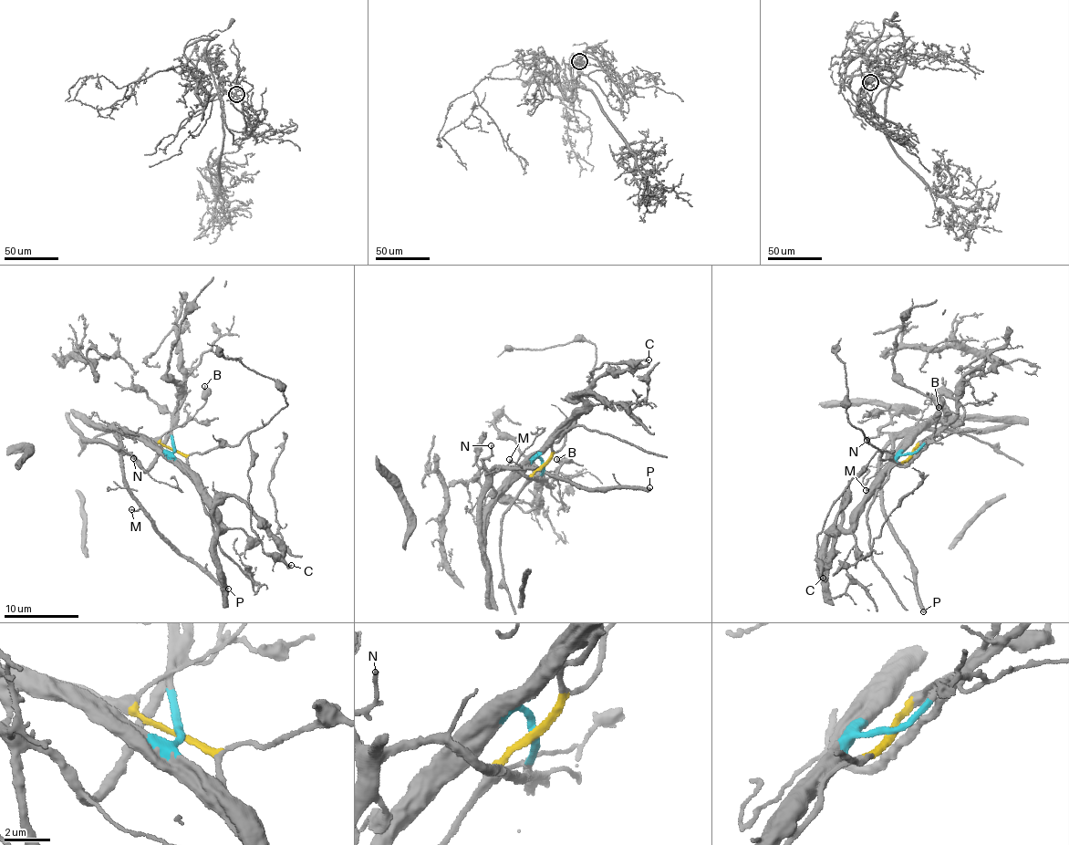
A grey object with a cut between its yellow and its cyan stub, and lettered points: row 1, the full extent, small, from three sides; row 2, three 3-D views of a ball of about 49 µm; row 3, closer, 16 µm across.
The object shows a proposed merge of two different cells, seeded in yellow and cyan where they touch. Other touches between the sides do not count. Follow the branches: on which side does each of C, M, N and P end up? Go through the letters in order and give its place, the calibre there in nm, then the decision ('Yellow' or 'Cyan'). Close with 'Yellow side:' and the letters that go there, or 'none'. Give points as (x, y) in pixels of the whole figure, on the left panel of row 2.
C: Place: (291, 565). Thickness 190 nm. Yellow
M: Place: (131, 509). Thickness 130 nm. Cyan
N: Place: (133, 458). Thickness 160 nm. Cyan
P: Place: (228, 589). Thickness 400 nm. Cyan
Yellow side: C

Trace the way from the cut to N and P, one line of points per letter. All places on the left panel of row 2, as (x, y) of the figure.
N: (172, 449), (167, 452), (155, 450), (140, 440), (120, 433), (118, 448), (130, 454), (132, 459)
P: (172, 449), (169, 437), (145, 470), (126, 453), (122, 463), (127, 491), (151, 524), (179, 551), (228, 589)

